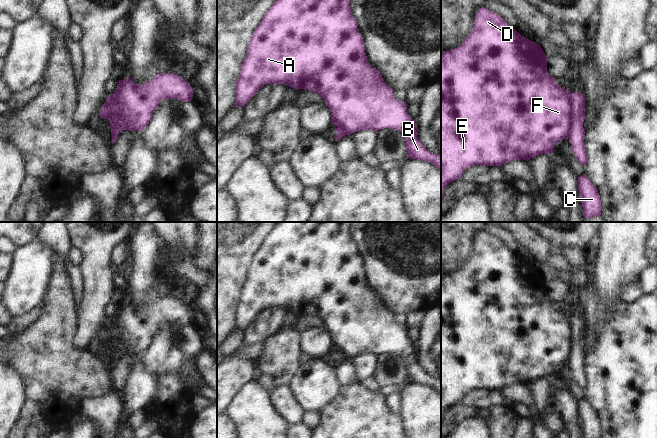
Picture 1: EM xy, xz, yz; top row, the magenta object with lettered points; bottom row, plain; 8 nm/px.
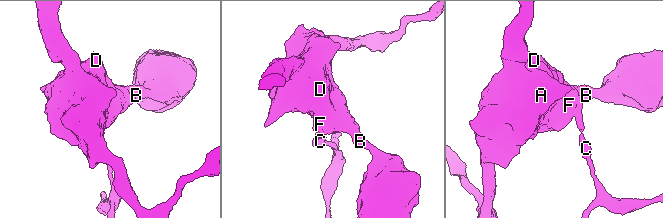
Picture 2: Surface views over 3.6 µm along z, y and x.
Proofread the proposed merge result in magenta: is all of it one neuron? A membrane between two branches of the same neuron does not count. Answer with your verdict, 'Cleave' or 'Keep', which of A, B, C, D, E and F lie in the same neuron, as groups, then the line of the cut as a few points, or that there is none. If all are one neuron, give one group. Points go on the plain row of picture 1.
Cleave. Groups: A B D E F / C. Split along yz (571, 317), (571, 350), (567, 359)

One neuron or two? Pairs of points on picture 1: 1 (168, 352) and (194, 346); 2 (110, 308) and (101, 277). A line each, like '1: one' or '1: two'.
1: one
2: two

